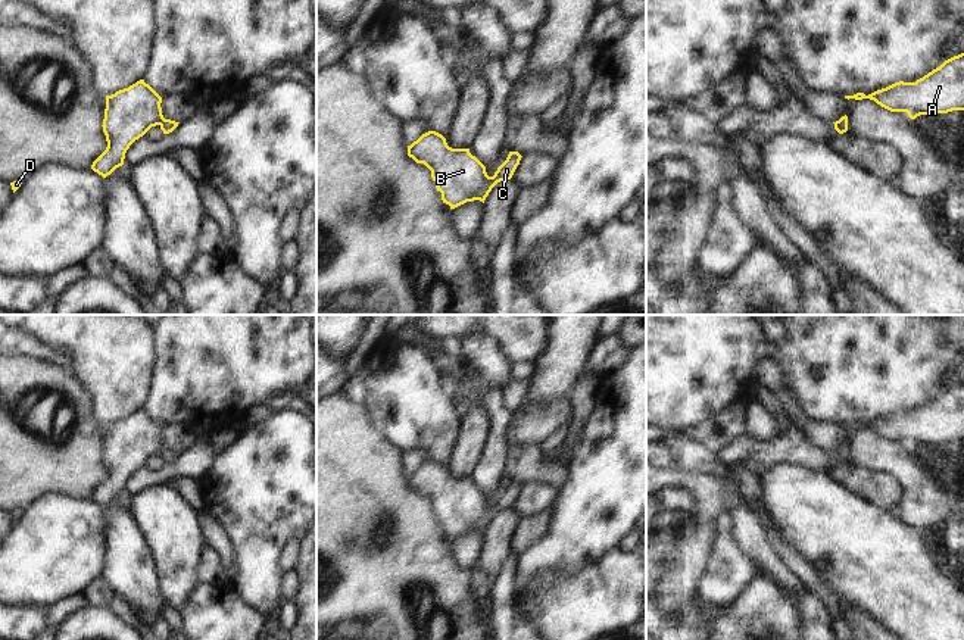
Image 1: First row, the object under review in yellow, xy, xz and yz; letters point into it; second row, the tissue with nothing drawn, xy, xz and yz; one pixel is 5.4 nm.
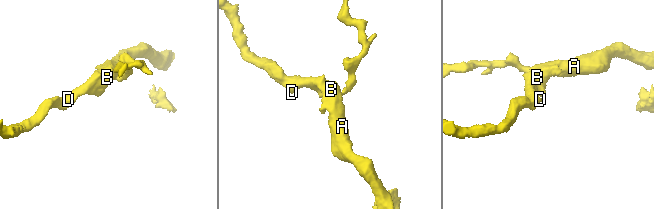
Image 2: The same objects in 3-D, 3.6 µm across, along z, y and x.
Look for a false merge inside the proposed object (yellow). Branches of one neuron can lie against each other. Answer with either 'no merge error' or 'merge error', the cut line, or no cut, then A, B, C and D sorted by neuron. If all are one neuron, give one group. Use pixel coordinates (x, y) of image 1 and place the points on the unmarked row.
no merge error; no cut; A B C D

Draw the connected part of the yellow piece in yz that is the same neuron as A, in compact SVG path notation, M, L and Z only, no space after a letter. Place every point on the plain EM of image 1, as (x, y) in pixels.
M964 383L945 390L915 412L895 412L868 425L857 422L845 428L870 428L890 441L907 441L911 449L964 440Z

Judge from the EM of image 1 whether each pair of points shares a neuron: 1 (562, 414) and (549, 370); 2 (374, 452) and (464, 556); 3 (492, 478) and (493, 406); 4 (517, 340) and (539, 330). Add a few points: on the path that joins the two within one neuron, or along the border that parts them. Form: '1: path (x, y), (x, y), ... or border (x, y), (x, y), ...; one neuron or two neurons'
1: border (567, 395), (526, 406); two neurons
2: border (454, 559), (470, 568); two neurons
3: path (492, 461), (495, 452), (495, 424); one neuron
4: path (523, 334), (527, 330), (533, 330); one neuron

